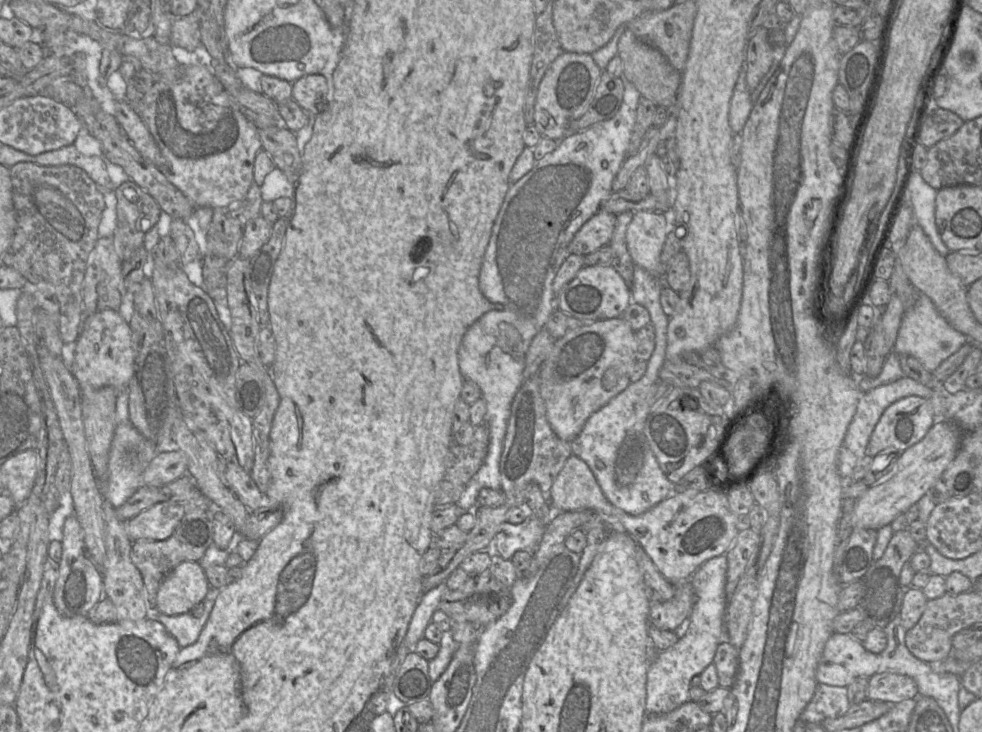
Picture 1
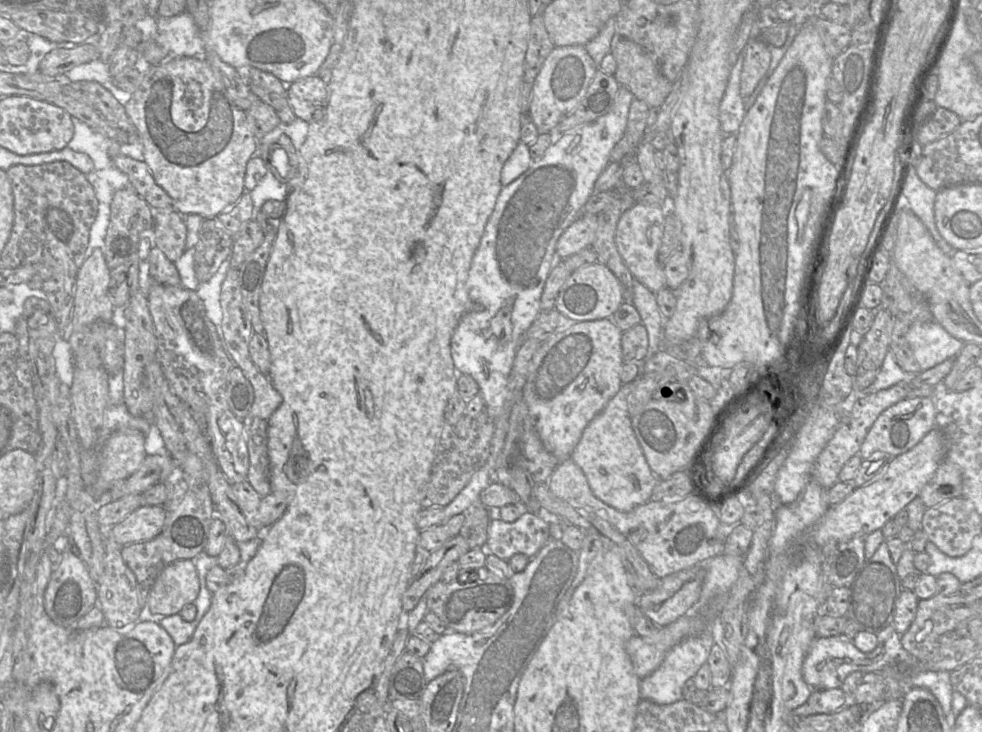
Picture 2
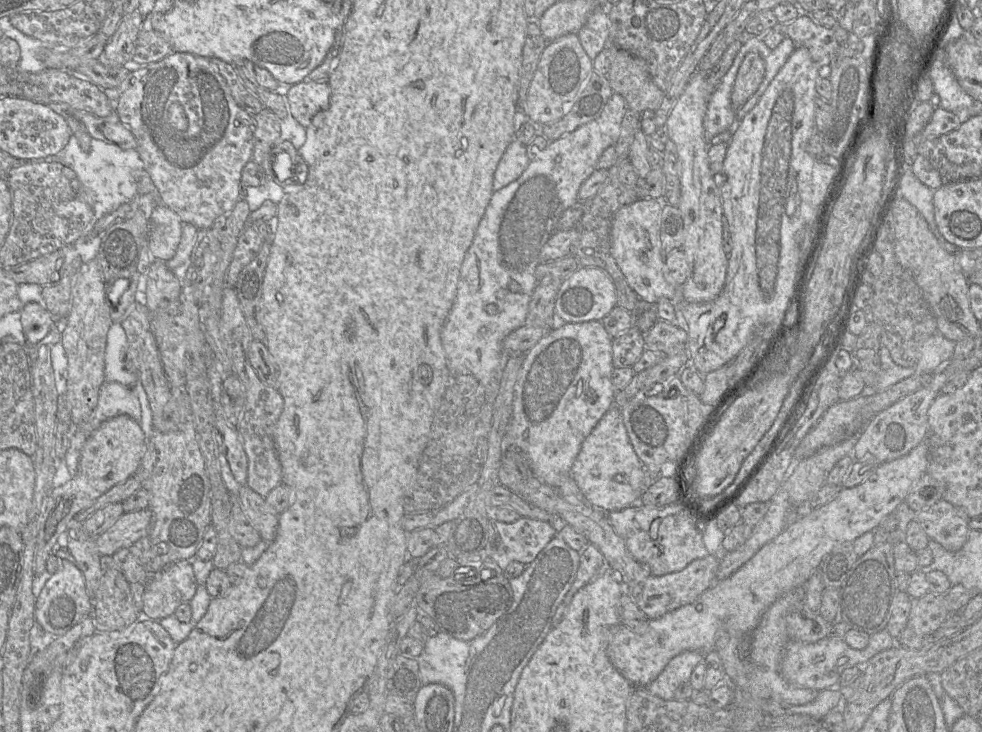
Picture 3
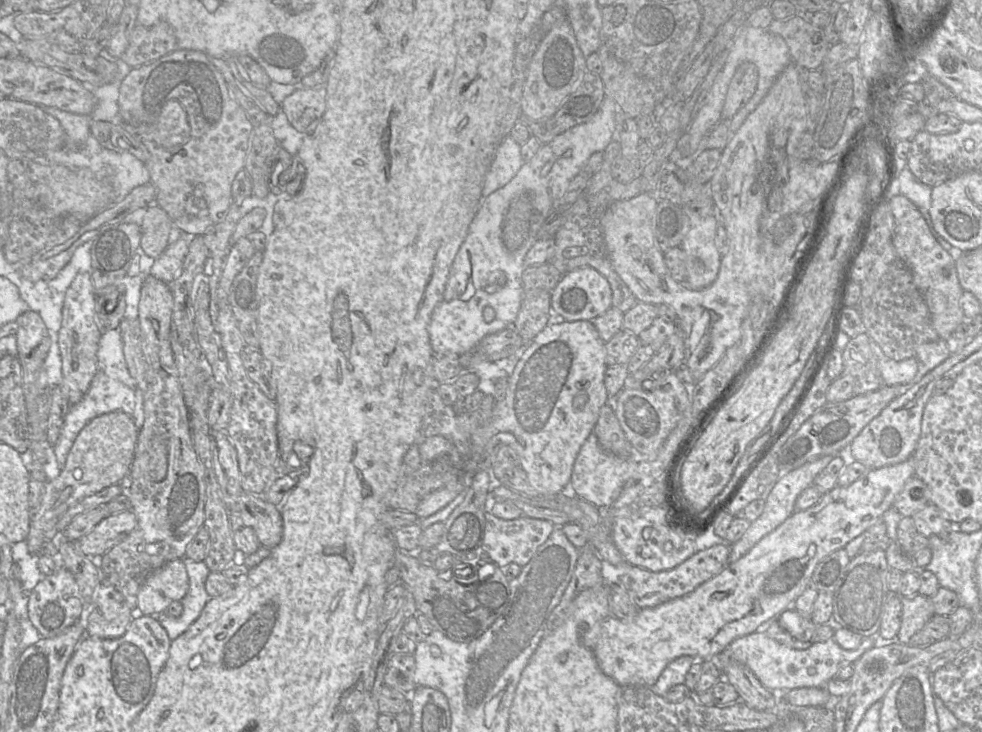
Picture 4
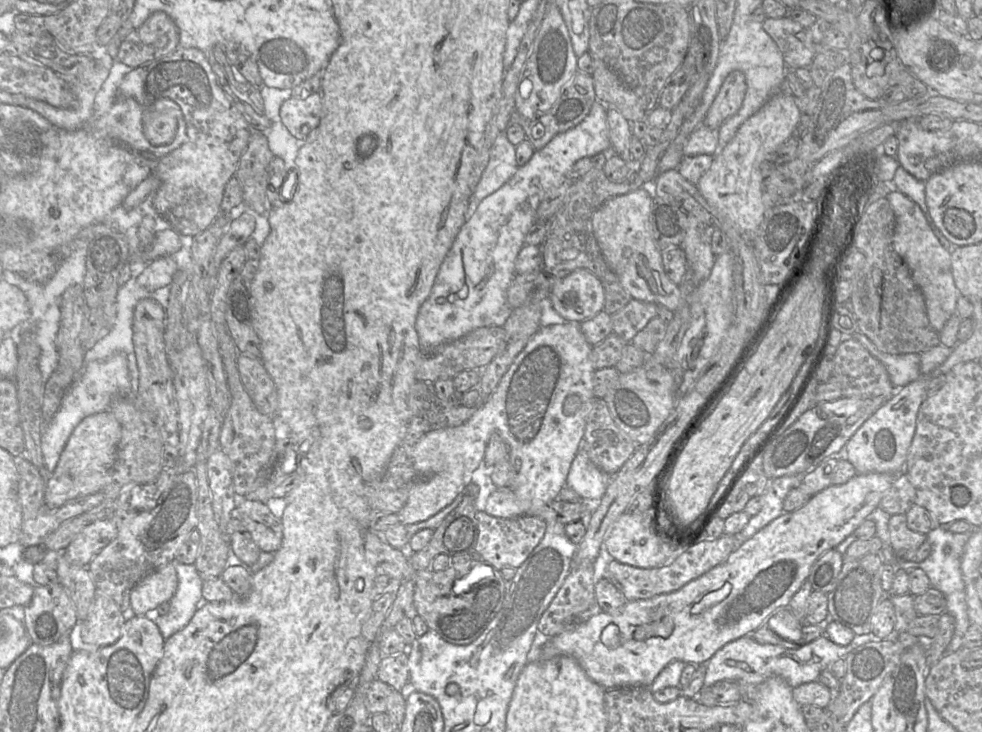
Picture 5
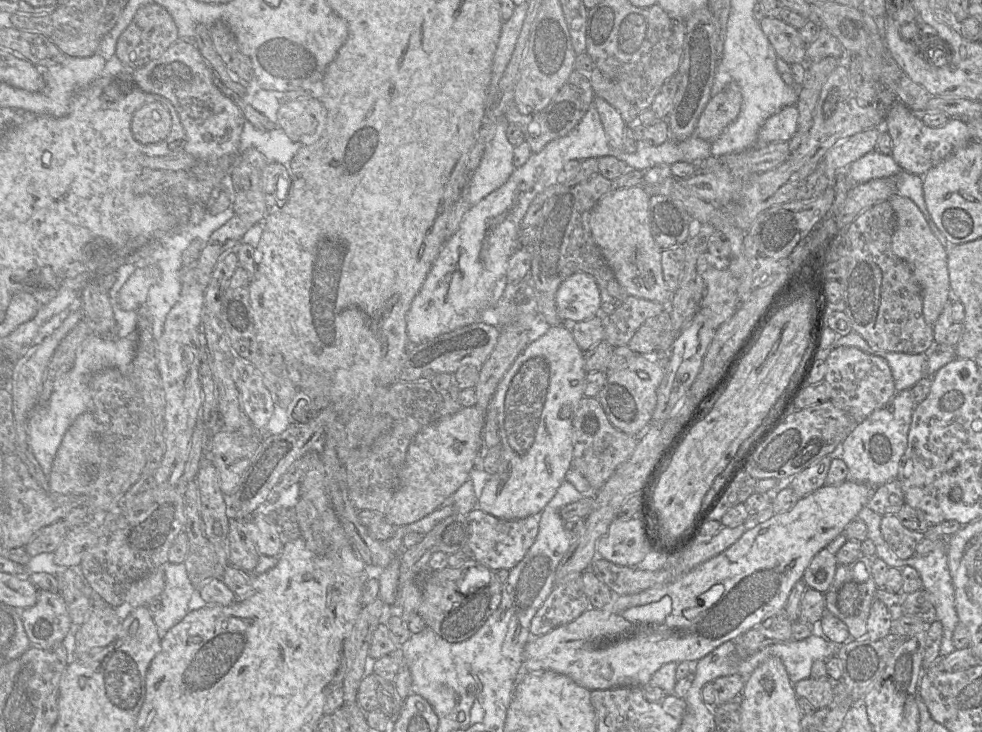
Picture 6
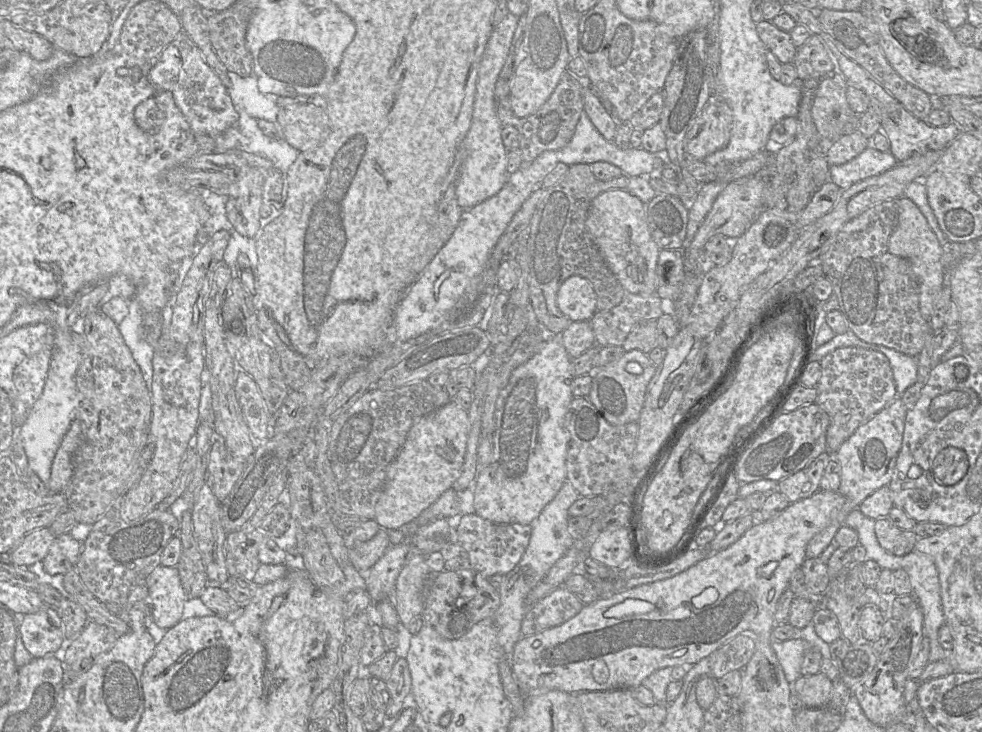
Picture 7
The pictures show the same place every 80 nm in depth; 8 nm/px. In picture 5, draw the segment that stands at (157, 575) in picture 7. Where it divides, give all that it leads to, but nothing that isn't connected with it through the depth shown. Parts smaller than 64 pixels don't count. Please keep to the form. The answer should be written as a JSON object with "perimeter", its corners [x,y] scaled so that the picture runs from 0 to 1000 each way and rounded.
{"perimeter":[[[175,766],[179,779],[181,801],[172,821],[173,832],[169,840],[158,846],[166,872],[169,874],[185,861],[201,835],[201,825],[207,818],[207,792],[198,770],[186,770]]]}

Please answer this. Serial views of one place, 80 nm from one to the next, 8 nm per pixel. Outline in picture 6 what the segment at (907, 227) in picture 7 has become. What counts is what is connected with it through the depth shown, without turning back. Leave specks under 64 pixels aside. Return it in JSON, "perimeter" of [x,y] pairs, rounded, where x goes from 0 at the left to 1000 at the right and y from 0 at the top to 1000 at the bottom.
{"perimeter":[[[911,264],[903,275],[905,275],[912,295],[912,311],[908,322],[908,343],[926,362],[939,396],[941,436],[944,443],[950,445],[962,415],[968,408],[964,342],[951,322],[941,294],[928,272]]]}

